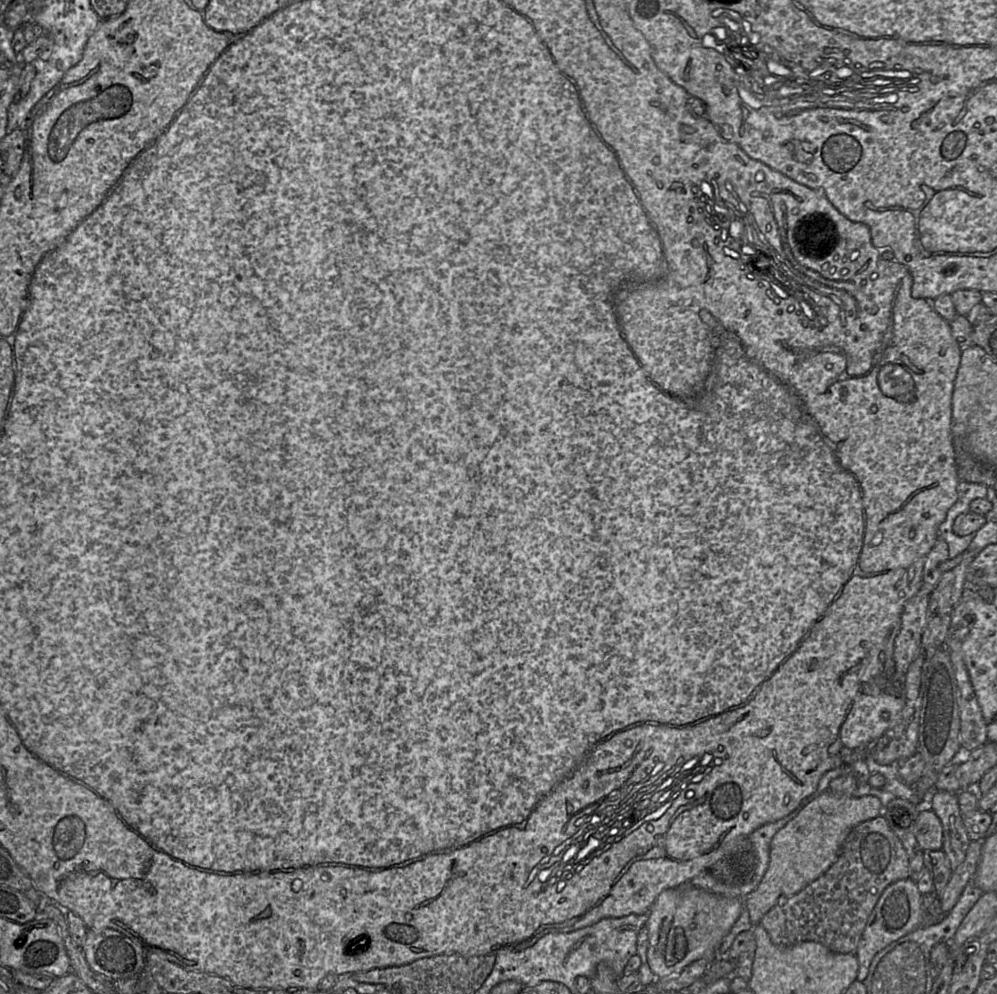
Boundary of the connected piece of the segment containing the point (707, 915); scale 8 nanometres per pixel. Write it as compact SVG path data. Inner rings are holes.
M689 883L663 890L648 913L649 946L647 959L656 978L681 972L702 957L716 959L716 953L740 916L744 899L726 898L706 892Z

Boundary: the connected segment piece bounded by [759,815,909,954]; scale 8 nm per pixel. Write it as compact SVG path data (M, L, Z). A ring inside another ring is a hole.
M879 815L856 825L830 868L800 892L779 899L759 923L778 946L815 941L835 953L855 954L867 919L883 890L907 878L907 853L887 820Z

